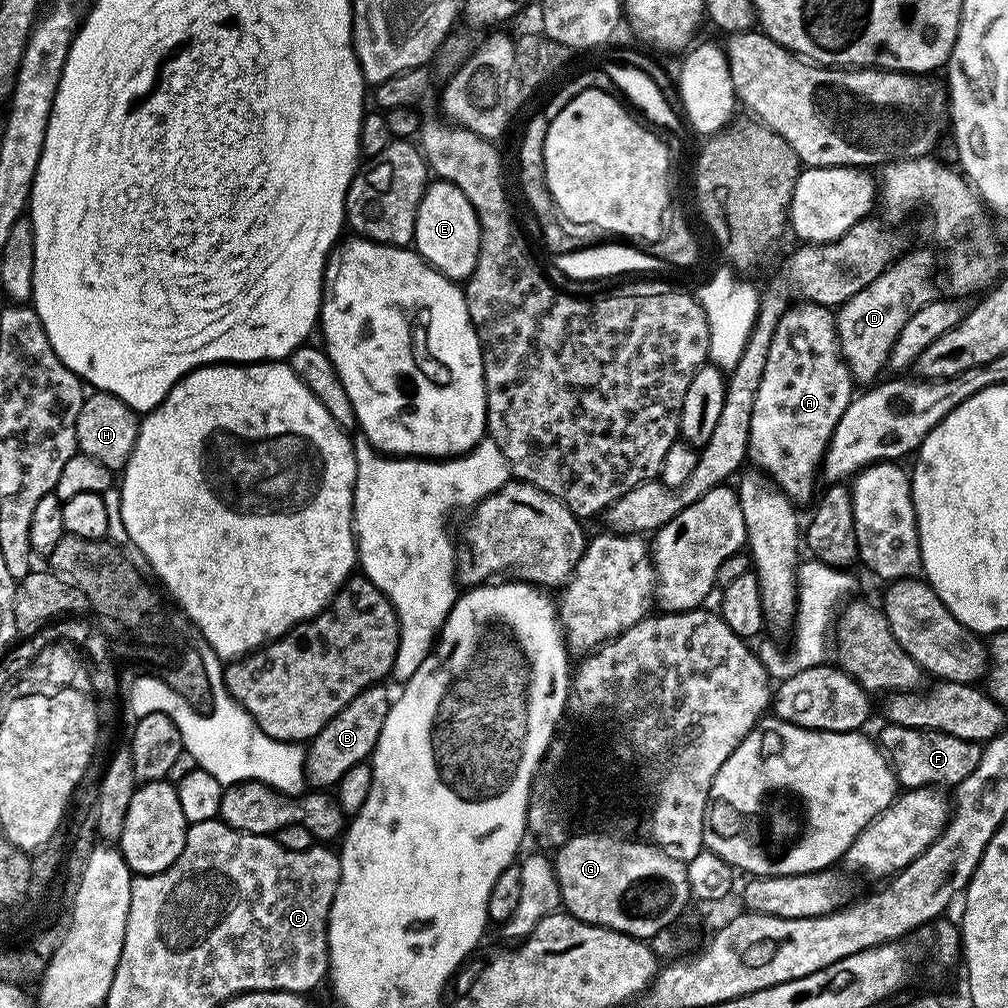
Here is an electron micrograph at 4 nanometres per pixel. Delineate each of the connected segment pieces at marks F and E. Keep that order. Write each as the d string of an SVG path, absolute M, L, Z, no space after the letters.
M885 723L883 727L880 736L878 735L880 750L887 756L896 776L896 783L901 789L951 789L974 774L980 761L981 745L973 740L954 738L954 734L928 732L925 728L907 728L889 723Z
M439 178L433 179L418 202L418 214L414 226L414 248L432 267L438 269L453 282L468 279L478 262L480 249L480 227L470 206L470 198L450 182Z

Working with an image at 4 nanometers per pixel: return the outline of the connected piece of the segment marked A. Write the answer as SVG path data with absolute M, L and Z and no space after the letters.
M807 302L793 304L774 330L772 355L766 358L762 386L754 398L757 414L772 412L772 453L762 465L763 471L789 500L813 499L812 487L828 440L853 395L852 372L840 354L833 309Z

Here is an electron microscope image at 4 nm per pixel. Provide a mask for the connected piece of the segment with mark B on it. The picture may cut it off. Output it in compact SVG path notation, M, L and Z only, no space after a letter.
M383 683L372 684L362 694L358 694L312 740L307 741L304 754L304 779L313 789L332 790L336 783L350 770L350 766L365 763L371 757L378 742L378 734L382 734L382 726L386 726L386 714L390 714L393 697L388 696Z

